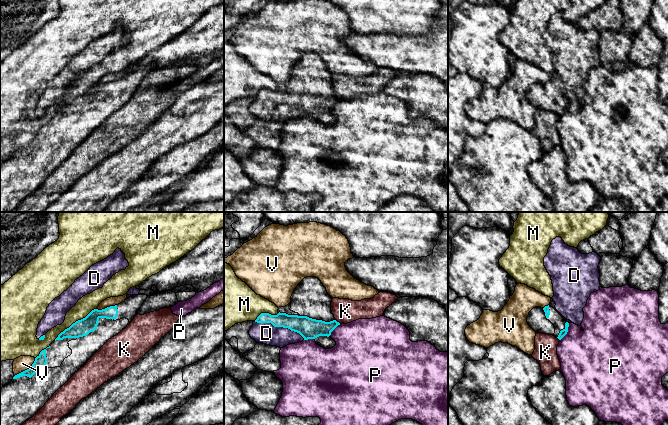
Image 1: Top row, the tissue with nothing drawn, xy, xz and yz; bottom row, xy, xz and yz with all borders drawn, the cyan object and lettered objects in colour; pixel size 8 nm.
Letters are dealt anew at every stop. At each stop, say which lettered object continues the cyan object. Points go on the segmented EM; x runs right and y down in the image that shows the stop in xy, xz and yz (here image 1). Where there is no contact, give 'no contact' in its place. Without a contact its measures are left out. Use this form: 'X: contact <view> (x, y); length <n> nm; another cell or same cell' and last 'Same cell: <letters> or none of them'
D: contact xz (279, 326); length 440 nm; same cell
K: contact xz (338, 322); length 60 nm; another cell
M: contact xy (75, 322); length 420 nm; another cell
P: contact yz (567, 331); length 160 nm; another cell
V: contact xy (27, 369); length 220 nm; another cell
Same cell: D

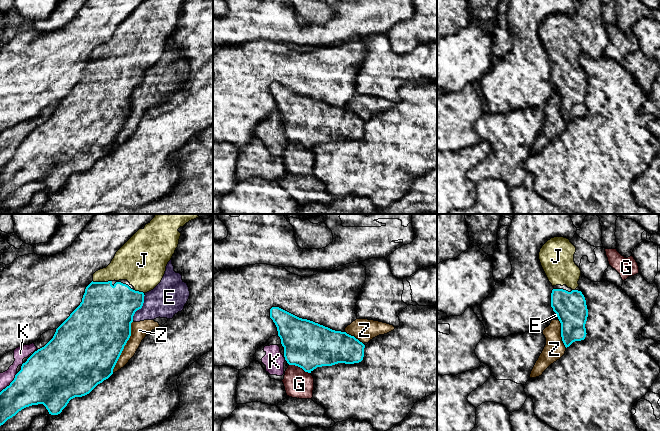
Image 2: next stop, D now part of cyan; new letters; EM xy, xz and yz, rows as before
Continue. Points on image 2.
E: contact xy (140, 308); length 240 nm; another cell
G: contact xz (300, 367); length 190 nm; another cell
J: contact xy (101, 282); length 160 nm; same cell
K: contact xy (10, 383); length 220 nm; another cell
Z: contact xy (123, 347); length 440 nm; another cell
Same cell: J

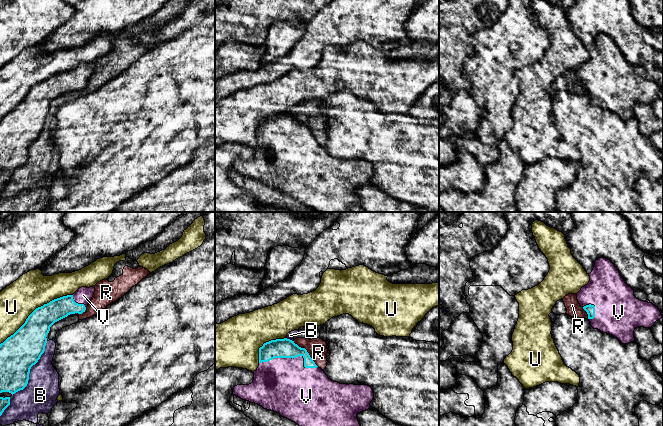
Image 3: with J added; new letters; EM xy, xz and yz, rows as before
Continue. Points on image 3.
B: contact xy (29, 370); length 500 nm; another cell
R: contact xz (307, 352); length 300 nm; another cell
U: contact xy (35, 309); length 700 nm; another cell
V: contact xz (292, 358); length 480 nm; same cell
Same cell: V

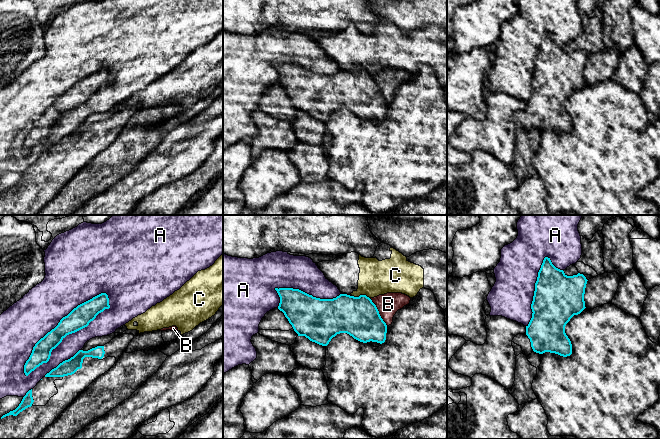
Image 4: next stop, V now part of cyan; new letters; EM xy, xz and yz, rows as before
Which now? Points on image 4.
A: contact xy (55, 327); length 950 nm; another cell
B: contact xz (378, 312); length 260 nm; another cell
C: contact xz (361, 295); length 150 nm; another cell
Same cell: none of them

